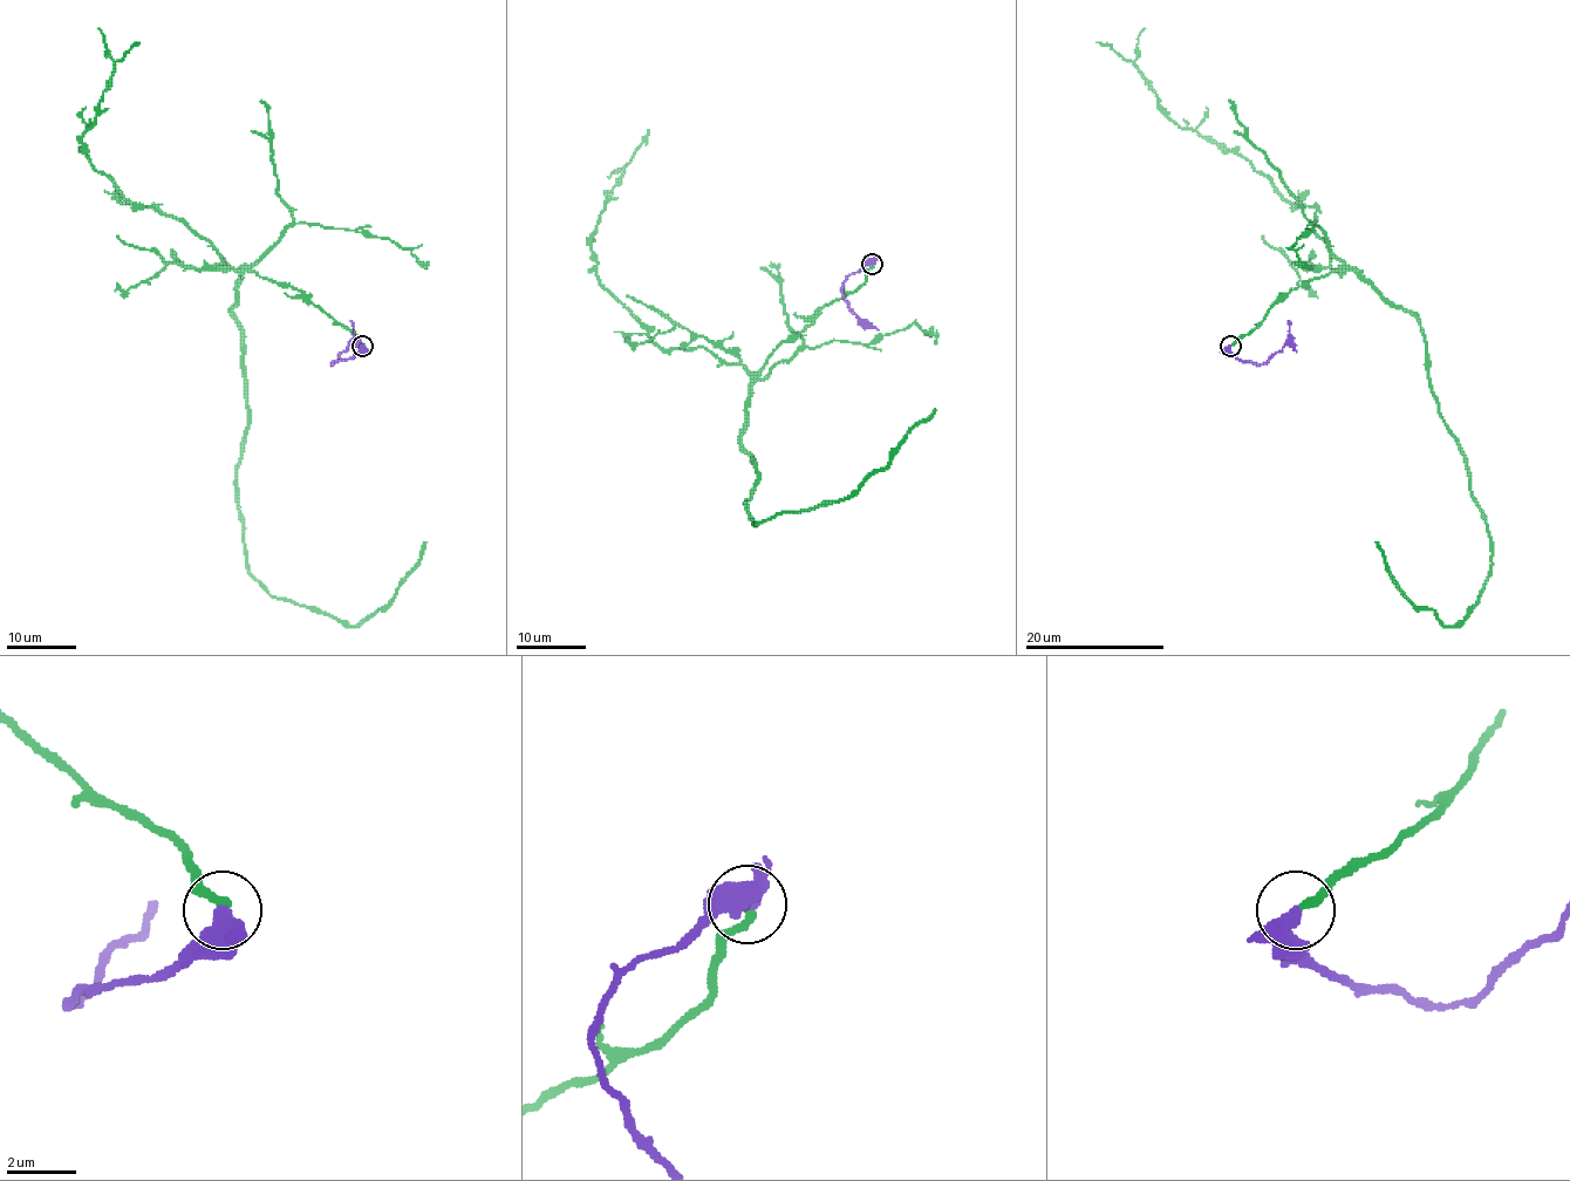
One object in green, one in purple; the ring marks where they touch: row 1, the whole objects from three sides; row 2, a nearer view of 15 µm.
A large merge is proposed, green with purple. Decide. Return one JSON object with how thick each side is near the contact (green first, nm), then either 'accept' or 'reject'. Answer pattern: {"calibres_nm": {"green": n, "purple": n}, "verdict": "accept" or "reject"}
{"calibres_nm": {"green": 240, "purple": 400}, "verdict": "accept"}

